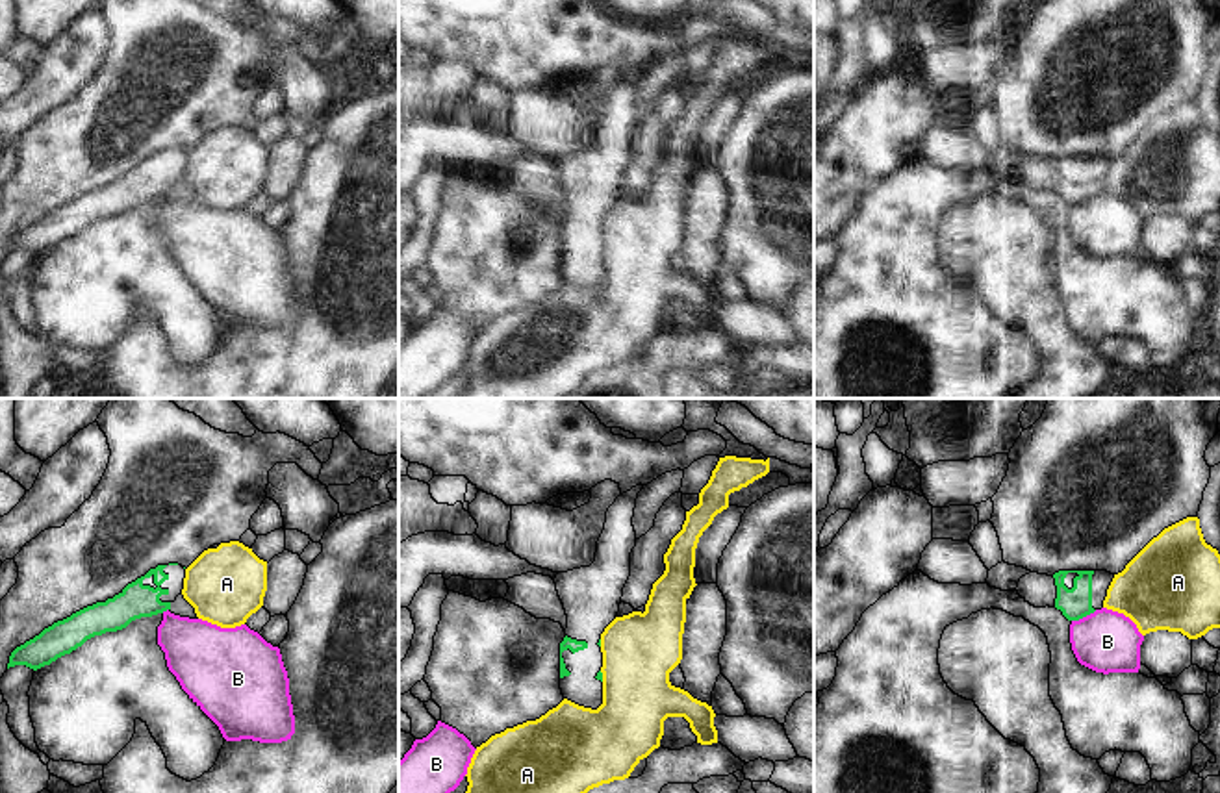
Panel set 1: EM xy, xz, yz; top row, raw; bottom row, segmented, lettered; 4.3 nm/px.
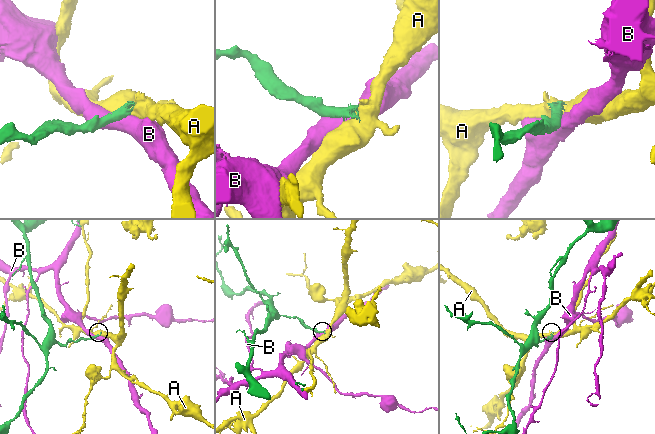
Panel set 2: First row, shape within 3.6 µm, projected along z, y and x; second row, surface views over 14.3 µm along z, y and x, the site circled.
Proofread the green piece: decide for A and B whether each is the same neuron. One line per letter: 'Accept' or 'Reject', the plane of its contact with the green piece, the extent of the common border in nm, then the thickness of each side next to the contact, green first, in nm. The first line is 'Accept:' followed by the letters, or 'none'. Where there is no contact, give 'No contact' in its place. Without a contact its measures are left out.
Accept: none
A: Reject. Touches green in xz. Shared border 50 nm. Thickness 30 nm (green) against 320 nm
B: Reject. Touches green in yz. Shared border 120 nm. Thickness 140 nm (green) against 280 nm.

